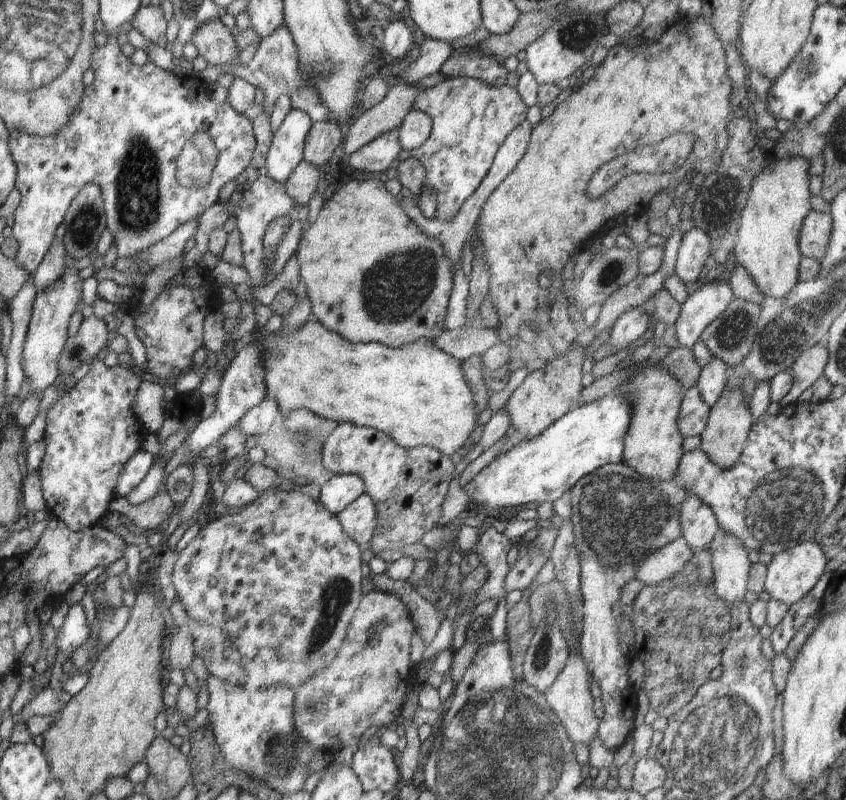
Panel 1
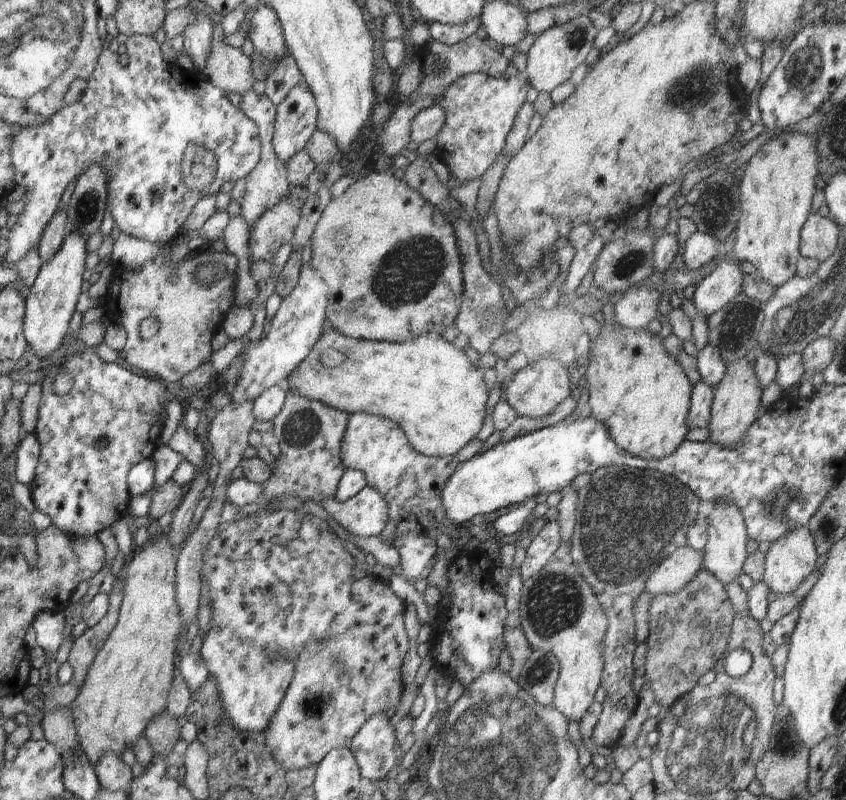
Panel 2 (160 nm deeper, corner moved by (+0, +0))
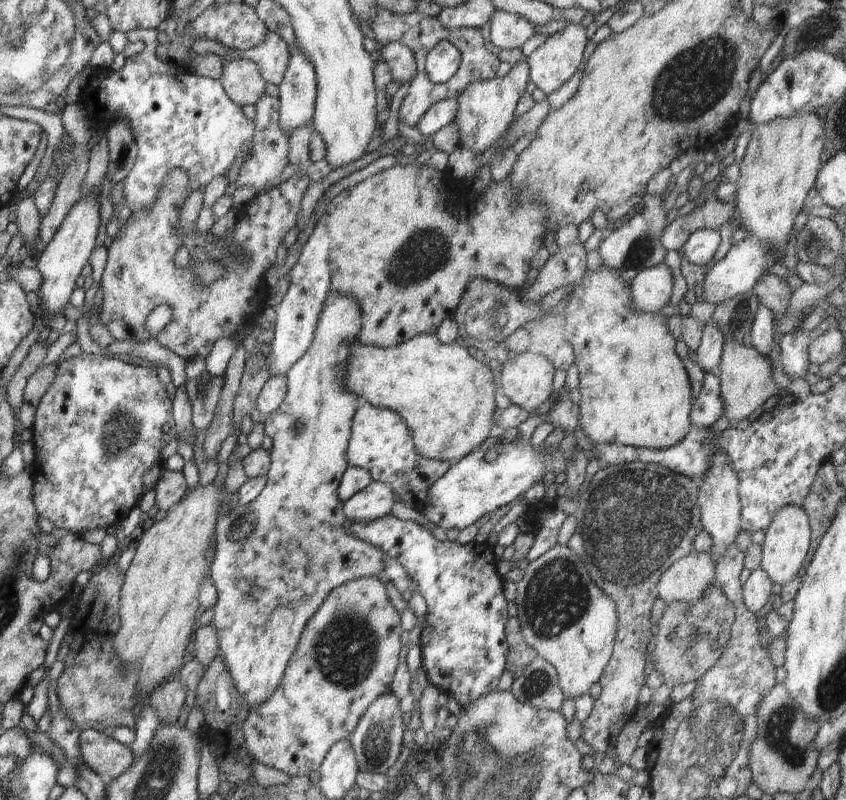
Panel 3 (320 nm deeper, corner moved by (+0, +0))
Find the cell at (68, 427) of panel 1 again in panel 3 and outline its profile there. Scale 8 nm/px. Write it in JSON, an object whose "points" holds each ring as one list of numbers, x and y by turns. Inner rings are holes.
{"points":[[83,351,73,358,62,361,57,366,56,379,38,404,31,431,33,432,31,440,35,447,35,458,29,475,32,477,33,493,31,497,37,514,53,522,56,528,66,529,75,535,85,530,108,529,110,526,118,526,135,507,134,505,139,505,138,500,140,500,140,494,142,494,142,488,144,488,142,486,144,472,148,472,154,464,161,464,162,450,169,442,178,439,167,388,160,381,154,368,142,368,142,366,128,364,117,358,116,355,105,358,104,356,87,354]]}

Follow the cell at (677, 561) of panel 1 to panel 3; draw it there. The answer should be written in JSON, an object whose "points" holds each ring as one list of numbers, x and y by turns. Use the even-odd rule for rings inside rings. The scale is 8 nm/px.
{"points":[[693,550,688,556,677,560,666,572,662,573,659,583,657,584,659,598,667,605,670,603,696,604,702,598,706,587,714,583,714,573,715,560,711,554,699,553]]}

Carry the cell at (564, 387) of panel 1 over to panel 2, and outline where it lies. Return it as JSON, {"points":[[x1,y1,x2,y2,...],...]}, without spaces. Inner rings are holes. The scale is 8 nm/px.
{"points":[[540,359,537,362,528,364,526,368,515,372,514,379,504,385,506,402,521,417,541,419,552,414,560,402,564,401,570,394,571,372,567,370,565,364,560,364,558,360]]}

